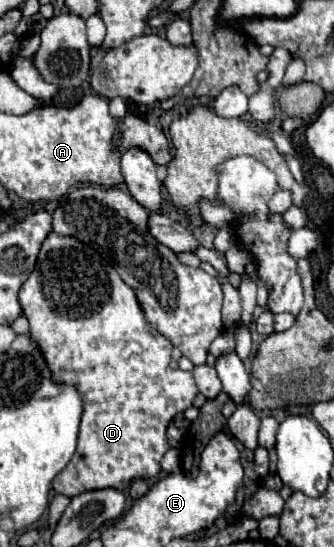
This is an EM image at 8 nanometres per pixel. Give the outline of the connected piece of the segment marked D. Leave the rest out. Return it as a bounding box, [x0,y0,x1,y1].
[20,232,198,498]

